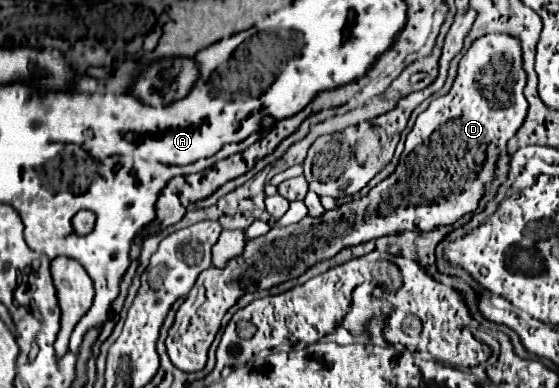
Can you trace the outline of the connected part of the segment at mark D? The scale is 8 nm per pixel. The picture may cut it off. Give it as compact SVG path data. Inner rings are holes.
M490 34L478 38L464 54L452 90L442 98L434 99L430 108L417 117L407 135L400 164L390 178L372 188L366 198L356 198L336 210L328 210L322 218L306 216L284 228L272 226L268 234L248 240L246 252L230 260L222 272L218 272L218 268L202 272L196 280L194 292L180 306L166 340L172 364L182 372L202 370L206 366L208 348L220 330L222 316L242 294L266 290L274 284L286 282L288 278L296 278L306 272L308 266L334 256L346 246L362 244L406 228L428 232L442 224L454 224L466 212L474 212L486 182L492 180L498 154L506 150L506 142L526 118L528 104L522 94L526 74L520 58L520 44L512 36ZM492 88L496 88L496 106ZM198 288L204 288L206 298L190 318L188 330L182 336L176 336L180 320L196 300Z

